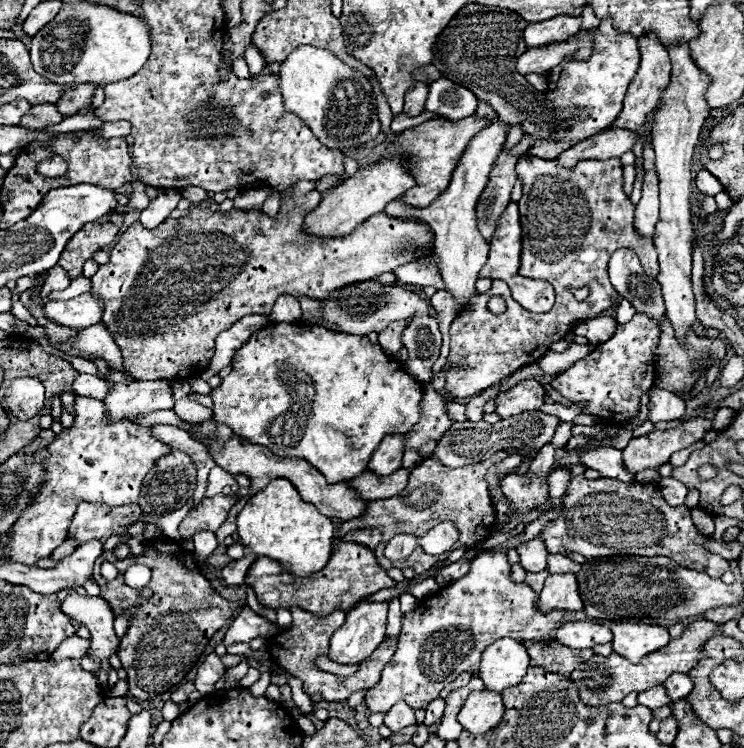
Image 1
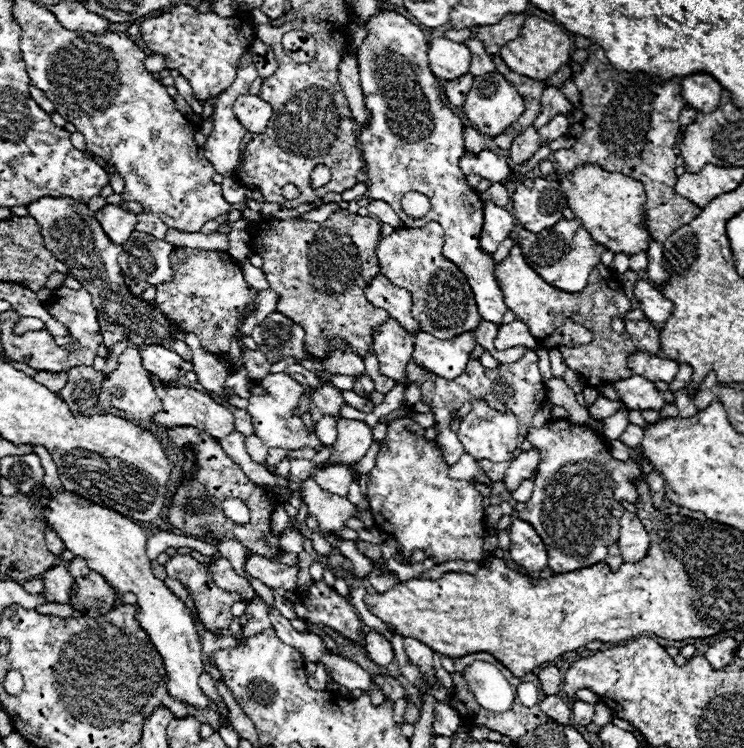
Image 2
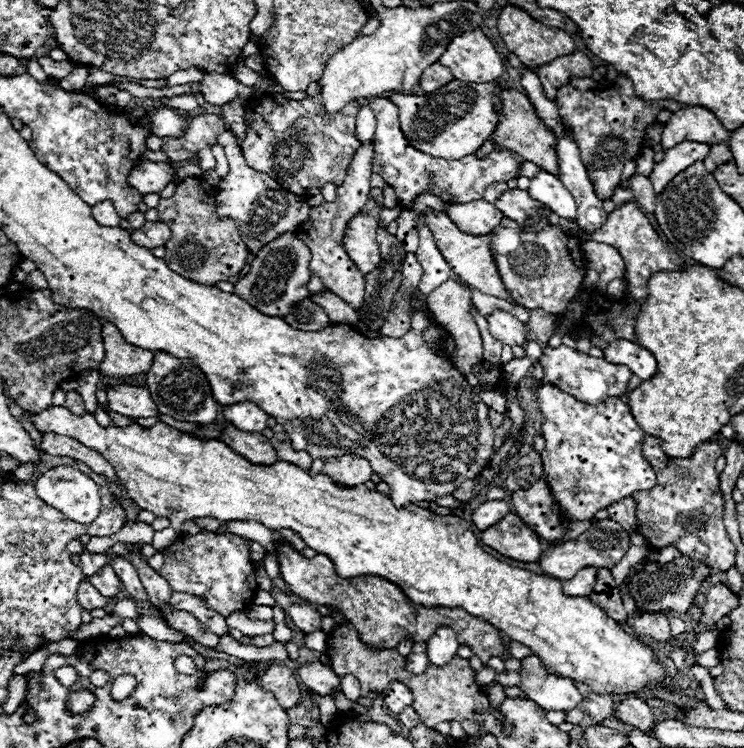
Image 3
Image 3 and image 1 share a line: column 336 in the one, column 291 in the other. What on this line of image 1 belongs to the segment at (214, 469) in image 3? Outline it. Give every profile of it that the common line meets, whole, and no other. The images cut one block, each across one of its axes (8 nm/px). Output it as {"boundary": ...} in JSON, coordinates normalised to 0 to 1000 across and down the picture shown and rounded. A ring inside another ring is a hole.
{"boundary":[[[382,639],[366,642],[355,655],[341,660],[317,690],[320,717],[331,741],[368,746],[395,770],[427,765],[441,754],[446,738],[449,701],[419,674],[409,671],[401,655]]]}

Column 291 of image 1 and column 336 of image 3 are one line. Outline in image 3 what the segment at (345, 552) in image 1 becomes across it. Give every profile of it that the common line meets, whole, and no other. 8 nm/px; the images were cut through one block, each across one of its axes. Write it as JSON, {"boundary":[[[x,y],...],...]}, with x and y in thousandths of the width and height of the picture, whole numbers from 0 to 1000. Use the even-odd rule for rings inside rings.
{"boundary":[[[374,725],[374,749],[376,749],[376,767],[382,778],[390,783],[392,794],[419,807],[454,813],[478,837],[484,853],[492,861],[500,861],[505,866],[532,866],[540,858],[540,853],[551,853],[554,858],[575,858],[575,853],[591,837],[605,837],[613,842],[616,858],[632,864],[634,872],[651,888],[661,877],[669,877],[675,882],[677,877],[683,877],[683,866],[675,848],[664,837],[626,821],[618,813],[570,813],[565,807],[556,807],[551,799],[546,799],[546,794],[532,781],[511,770],[457,773],[449,765],[449,754],[441,743],[425,741],[422,746],[409,746],[382,725]]]}

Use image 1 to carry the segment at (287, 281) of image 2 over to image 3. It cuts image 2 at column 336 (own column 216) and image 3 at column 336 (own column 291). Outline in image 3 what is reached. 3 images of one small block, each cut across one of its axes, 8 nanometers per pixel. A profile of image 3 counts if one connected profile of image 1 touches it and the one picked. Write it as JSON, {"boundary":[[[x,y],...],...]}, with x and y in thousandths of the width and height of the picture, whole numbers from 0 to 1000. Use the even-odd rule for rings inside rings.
{"boundary":[[[492,190],[487,193],[473,217],[470,217],[470,227],[465,233],[465,241],[460,249],[454,249],[454,265],[446,273],[430,273],[425,278],[419,278],[414,299],[417,302],[401,302],[398,313],[406,321],[417,321],[411,324],[414,334],[417,334],[417,361],[433,374],[435,385],[441,385],[444,390],[449,390],[454,398],[460,398],[462,404],[468,404],[476,414],[481,414],[489,404],[489,369],[487,364],[478,358],[478,353],[468,345],[462,329],[460,329],[460,318],[465,310],[465,302],[470,297],[473,289],[484,286],[484,281],[489,278],[489,273],[497,265],[497,235],[500,235],[500,193]]]}

